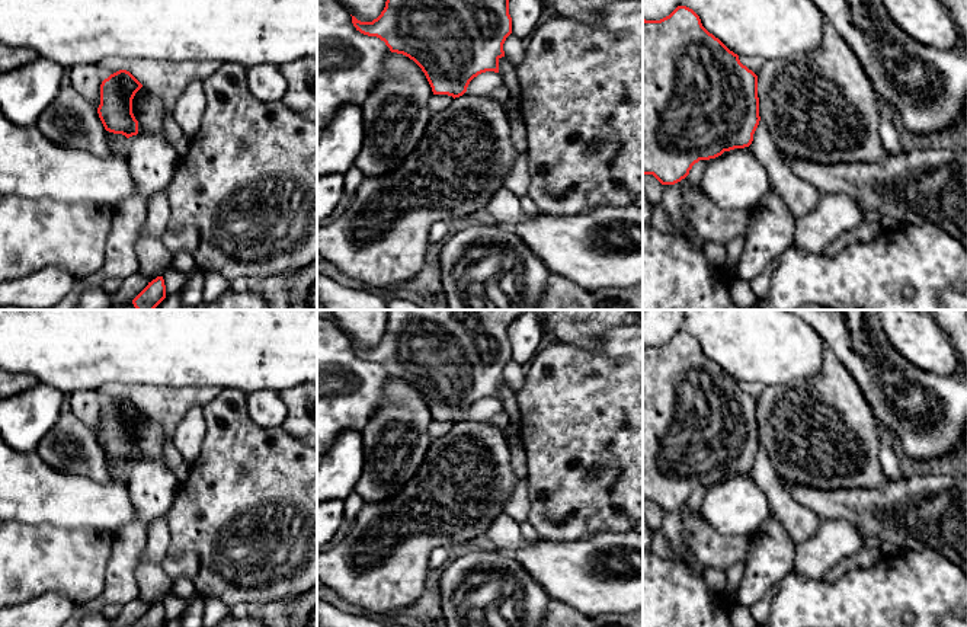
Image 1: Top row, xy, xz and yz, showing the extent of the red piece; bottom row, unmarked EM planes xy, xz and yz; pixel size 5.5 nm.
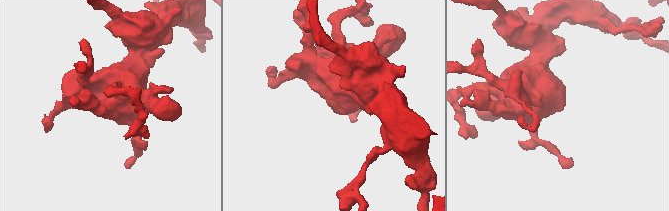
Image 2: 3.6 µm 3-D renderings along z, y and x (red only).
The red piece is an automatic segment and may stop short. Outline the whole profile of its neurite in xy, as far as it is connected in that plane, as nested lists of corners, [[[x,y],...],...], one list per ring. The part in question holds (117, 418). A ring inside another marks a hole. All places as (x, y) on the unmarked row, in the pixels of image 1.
[[[119,396],[100,410],[99,444],[106,457],[127,464],[138,460],[132,425],[143,410],[127,396]]]

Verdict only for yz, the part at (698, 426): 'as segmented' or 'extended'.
as segmented

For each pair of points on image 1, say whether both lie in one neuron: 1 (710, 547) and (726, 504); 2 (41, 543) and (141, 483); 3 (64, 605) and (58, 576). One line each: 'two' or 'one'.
1: two
2: two
3: two

